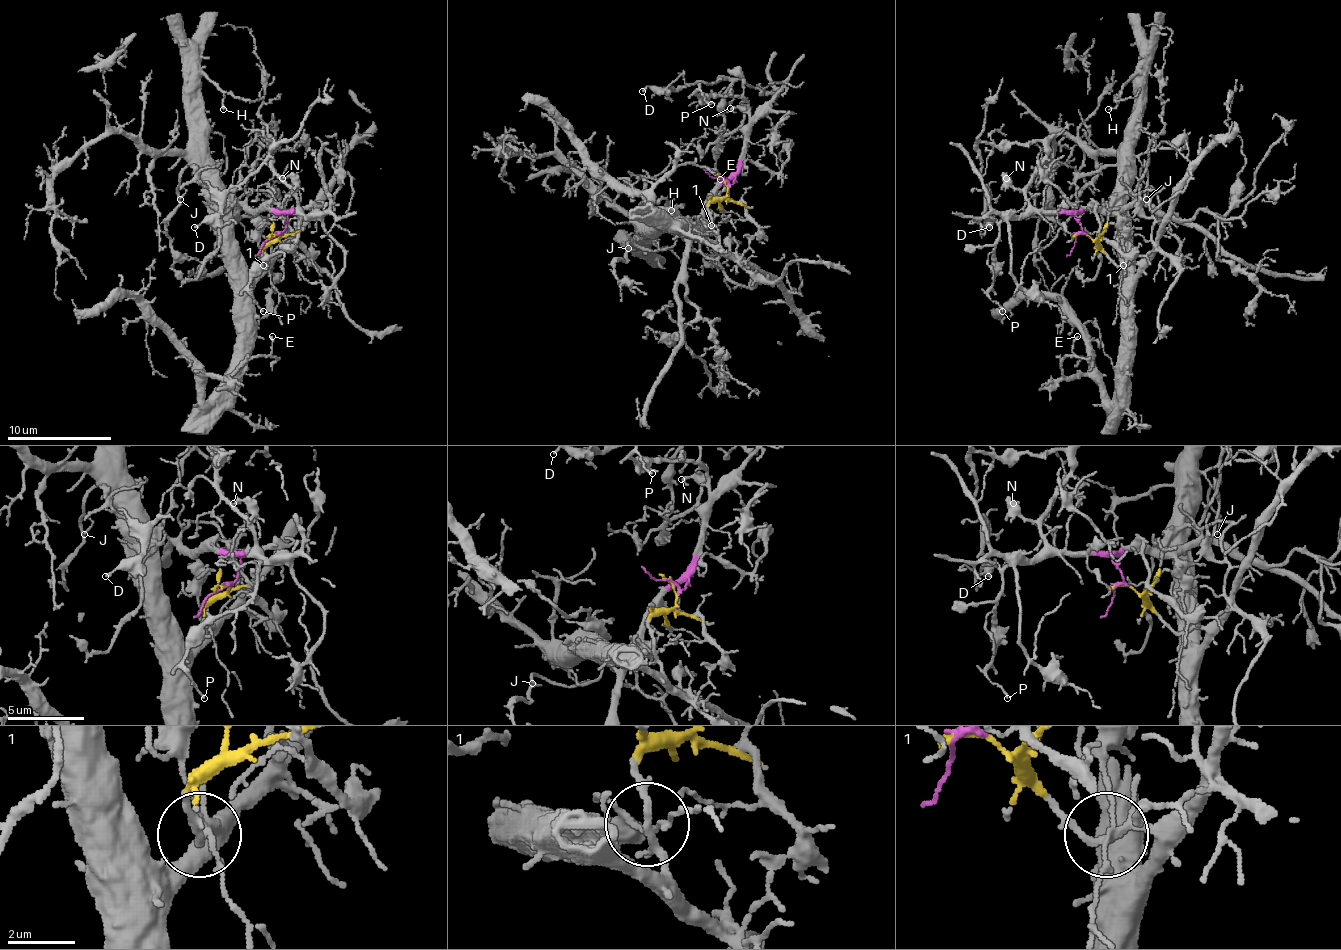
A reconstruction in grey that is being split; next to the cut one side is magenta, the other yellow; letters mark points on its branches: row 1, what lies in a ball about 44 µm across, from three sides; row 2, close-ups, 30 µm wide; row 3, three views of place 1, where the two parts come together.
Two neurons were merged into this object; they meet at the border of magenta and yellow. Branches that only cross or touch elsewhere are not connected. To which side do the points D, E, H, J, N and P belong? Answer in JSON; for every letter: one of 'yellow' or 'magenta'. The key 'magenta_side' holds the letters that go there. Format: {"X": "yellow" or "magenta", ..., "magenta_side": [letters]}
{"D": "magenta", "E": "yellow", "H": "yellow", "J": "magenta", "N": "magenta", "P": "magenta", "magenta_side": ["D", "J", "N", "P"]}

